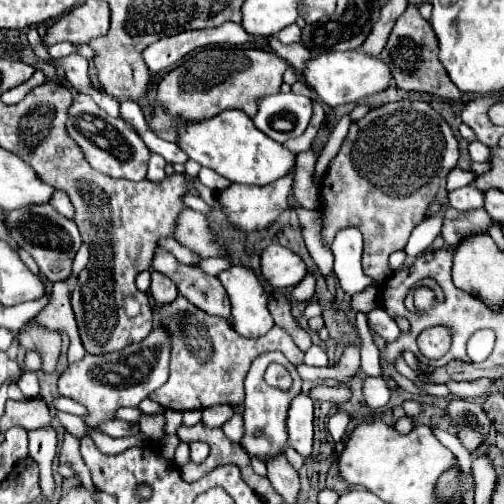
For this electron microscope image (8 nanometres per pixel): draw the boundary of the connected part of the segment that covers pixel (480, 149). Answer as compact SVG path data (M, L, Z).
M470 143L468 153L470 153L472 161L486 161L490 157L490 149L486 145L480 145L480 143Z

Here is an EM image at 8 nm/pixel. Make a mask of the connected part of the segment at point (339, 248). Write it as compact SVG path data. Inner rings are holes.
M342 229L332 241L334 251L334 273L340 281L340 287L348 295L356 295L366 287L376 285L374 279L364 275L360 265L362 255L362 235L356 229Z

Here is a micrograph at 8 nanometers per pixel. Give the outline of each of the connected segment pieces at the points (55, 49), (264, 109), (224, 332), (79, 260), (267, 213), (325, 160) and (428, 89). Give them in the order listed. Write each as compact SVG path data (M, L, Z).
M56 43L56 45L50 45L50 47L47 47L47 50L54 59L62 59L62 57L68 57L68 55L76 53L78 47L72 45L72 43Z
M278 93L268 95L260 101L254 125L270 139L286 143L288 139L304 133L310 123L310 115L312 101L308 97L294 93Z
M178 295L172 303L154 305L152 307L156 321L164 323L168 335L172 335L172 357L170 357L170 377L168 381L156 389L150 399L162 405L164 409L174 411L194 411L194 409L208 409L212 405L242 405L244 403L244 377L248 367L256 355L268 351L282 351L286 359L298 367L302 363L304 353L292 343L290 335L280 329L272 327L268 335L260 339L244 339L240 337L230 321L208 315L200 311L196 305L188 303L182 295Z
M84 243L84 245L80 247L80 251L78 251L76 259L74 259L74 271L72 271L72 277L76 277L76 275L80 273L80 269L84 269L84 267L86 267L88 259L90 259L90 247Z
M288 173L284 179L278 179L276 183L270 183L266 187L252 187L252 185L230 185L228 189L220 191L216 197L224 205L224 213L228 215L230 223L238 225L242 231L260 231L266 229L274 219L288 209L288 197L292 191L292 175Z
M345 114L341 117L334 130L328 137L325 147L322 149L321 154L315 166L316 183L320 184L325 171L327 170L330 161L338 153L345 137L348 134L351 125L350 114Z
M410 5L398 17L398 21L396 21L396 25L394 25L394 29L388 37L388 43L386 43L384 51L380 53L380 57L390 65L398 89L430 93L430 95L436 95L436 97L446 99L446 101L460 101L462 99L462 93L458 91L456 85L452 85L444 67L438 61L438 39L432 31L430 23L420 17L416 5Z

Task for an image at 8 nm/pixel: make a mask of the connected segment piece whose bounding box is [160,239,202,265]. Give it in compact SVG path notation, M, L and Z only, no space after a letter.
M166 239L166 241L160 241L160 247L164 247L164 249L172 251L172 255L174 255L178 261L182 261L182 263L196 265L196 263L200 263L200 261L202 261L202 257L194 255L194 253L192 253L192 249L188 249L188 247L180 245L178 241L170 241L170 239Z

